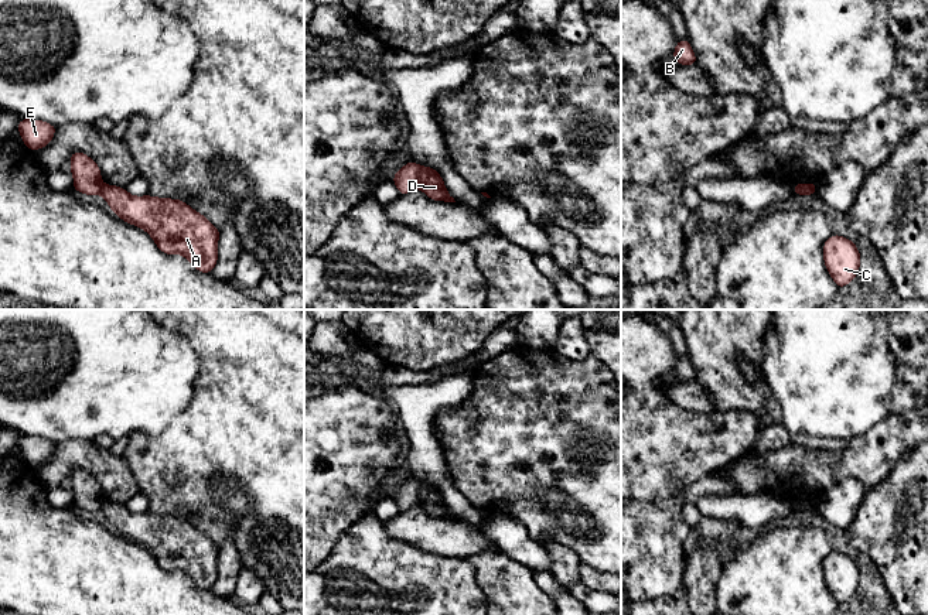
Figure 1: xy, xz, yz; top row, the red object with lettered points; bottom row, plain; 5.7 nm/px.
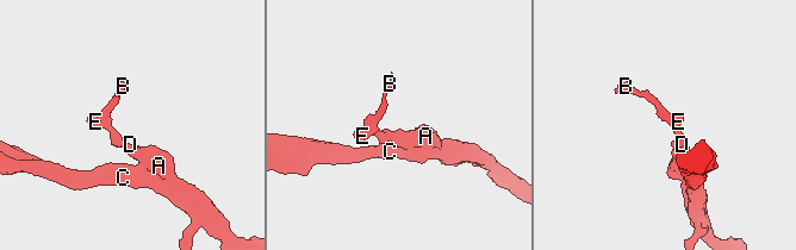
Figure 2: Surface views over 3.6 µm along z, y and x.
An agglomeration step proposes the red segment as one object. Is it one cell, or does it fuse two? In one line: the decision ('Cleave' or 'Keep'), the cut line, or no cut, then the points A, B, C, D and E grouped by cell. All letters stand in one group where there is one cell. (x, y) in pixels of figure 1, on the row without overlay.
Cleave. Split along xz (420, 484), (418, 504). Groups: A C D / B E

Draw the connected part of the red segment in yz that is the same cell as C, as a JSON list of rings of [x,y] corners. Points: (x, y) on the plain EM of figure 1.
[[[832,551],[823,560],[823,578],[839,605],[847,602],[857,592],[860,568],[856,561],[839,551]]]

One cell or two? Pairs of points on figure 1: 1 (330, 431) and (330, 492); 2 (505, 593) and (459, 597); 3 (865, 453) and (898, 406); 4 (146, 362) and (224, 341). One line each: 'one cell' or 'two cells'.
1: one cell
2: two cells
3: two cells
4: two cells

